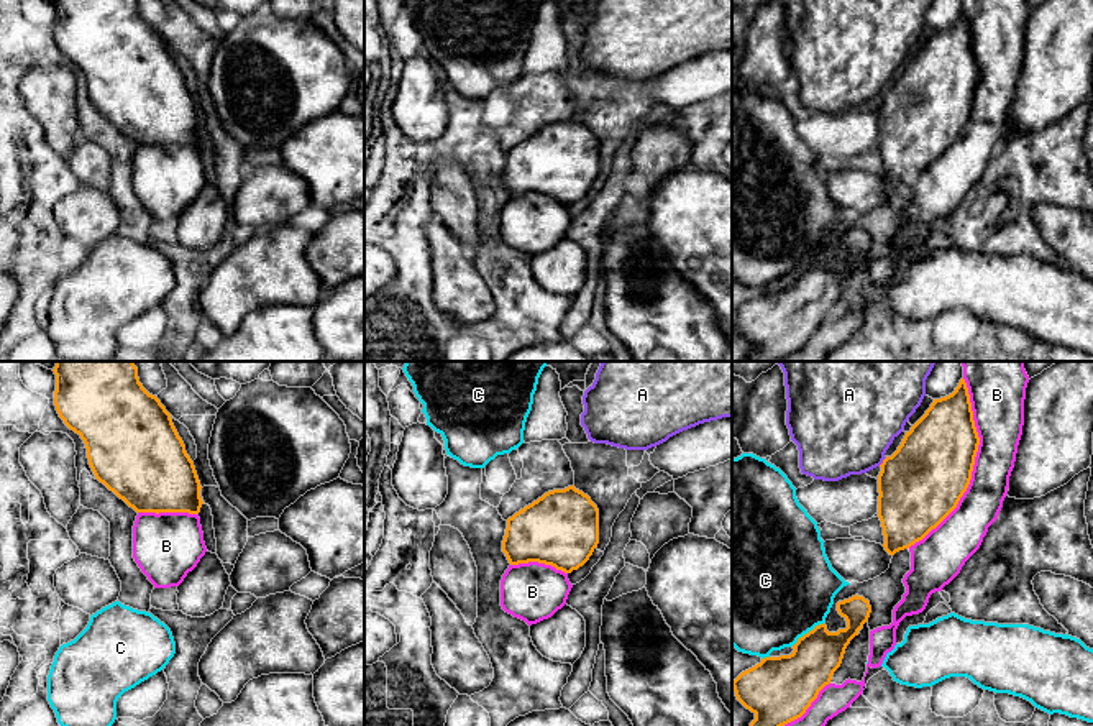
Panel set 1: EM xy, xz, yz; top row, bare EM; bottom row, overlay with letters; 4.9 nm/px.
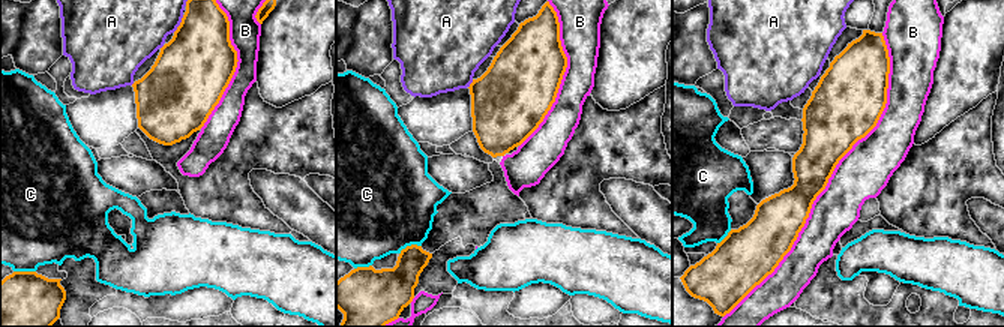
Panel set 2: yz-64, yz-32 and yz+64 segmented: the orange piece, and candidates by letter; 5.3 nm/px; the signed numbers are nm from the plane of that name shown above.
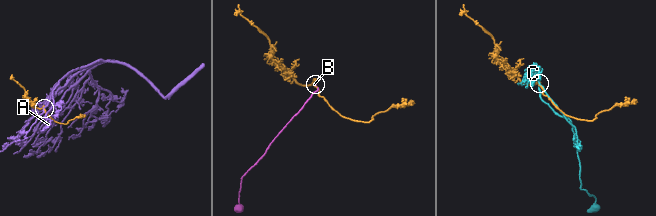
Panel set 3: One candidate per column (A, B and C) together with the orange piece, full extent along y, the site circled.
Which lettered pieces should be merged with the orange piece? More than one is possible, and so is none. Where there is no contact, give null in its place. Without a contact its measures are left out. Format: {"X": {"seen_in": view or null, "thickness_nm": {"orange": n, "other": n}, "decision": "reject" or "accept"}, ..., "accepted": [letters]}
{"A": {"seen_in": "yz", "thickness_nm": {"orange": 400, "other": 460}, "decision": "reject"}, "B": {"seen_in": "yz", "thickness_nm": {"orange": 400, "other": 220}, "decision": "accept"}, "C": {"seen_in": "yz", "thickness_nm": {"orange": 260, "other": 500}, "decision": "reject"}, "accepted": ["B"]}

